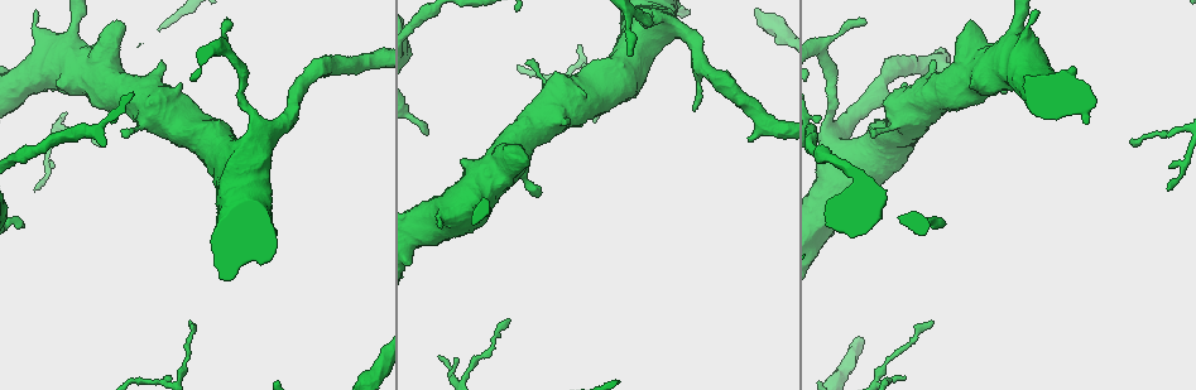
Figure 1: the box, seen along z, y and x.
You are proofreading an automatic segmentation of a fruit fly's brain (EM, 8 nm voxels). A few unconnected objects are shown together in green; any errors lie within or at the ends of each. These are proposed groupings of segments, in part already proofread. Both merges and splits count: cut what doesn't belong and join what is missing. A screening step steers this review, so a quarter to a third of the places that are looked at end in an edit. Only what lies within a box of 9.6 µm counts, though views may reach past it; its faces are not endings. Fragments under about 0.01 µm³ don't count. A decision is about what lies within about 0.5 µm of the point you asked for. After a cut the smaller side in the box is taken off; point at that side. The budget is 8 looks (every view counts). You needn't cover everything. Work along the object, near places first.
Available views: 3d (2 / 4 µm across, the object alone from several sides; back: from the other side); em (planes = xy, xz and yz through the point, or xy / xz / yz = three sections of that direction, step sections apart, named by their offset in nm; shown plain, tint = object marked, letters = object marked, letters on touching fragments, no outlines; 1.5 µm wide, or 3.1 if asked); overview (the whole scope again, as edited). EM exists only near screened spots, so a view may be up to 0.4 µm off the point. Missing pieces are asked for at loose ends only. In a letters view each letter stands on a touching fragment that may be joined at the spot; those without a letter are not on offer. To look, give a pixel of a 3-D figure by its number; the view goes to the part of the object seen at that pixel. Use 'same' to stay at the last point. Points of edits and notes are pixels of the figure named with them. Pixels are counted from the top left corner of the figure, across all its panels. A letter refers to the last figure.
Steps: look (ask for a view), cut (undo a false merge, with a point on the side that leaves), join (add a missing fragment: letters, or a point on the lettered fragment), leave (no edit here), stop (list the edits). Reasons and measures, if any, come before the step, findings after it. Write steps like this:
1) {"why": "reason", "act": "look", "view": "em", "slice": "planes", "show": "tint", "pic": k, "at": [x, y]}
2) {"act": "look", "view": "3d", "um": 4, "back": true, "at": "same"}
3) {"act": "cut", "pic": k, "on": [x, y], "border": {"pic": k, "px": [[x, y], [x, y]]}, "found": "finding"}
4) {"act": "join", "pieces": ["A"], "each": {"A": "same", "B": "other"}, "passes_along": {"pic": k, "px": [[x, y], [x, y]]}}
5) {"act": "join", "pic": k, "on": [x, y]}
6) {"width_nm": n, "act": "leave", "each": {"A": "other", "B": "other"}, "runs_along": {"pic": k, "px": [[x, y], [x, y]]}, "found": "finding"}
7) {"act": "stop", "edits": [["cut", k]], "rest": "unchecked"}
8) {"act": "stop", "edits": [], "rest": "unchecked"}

{"act": "look", "view": "em", "slice": "yz", "step": 4, "show": "letters", "pic": 1, "at": [1166, 188]}

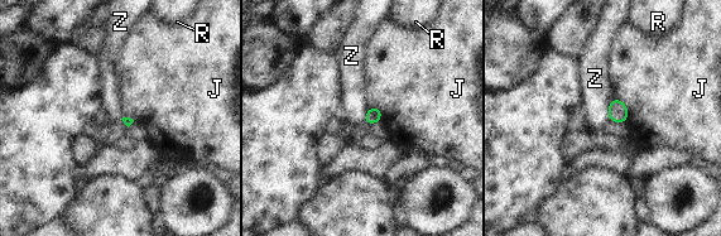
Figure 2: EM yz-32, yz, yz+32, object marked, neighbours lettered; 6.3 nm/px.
{"why": "another direction", "act": "look", "view": "em", "slice": "planes", "show": "letters", "at": "same"}

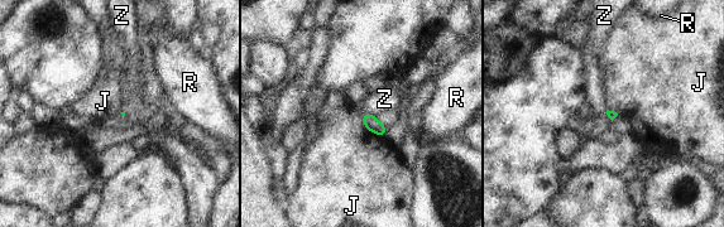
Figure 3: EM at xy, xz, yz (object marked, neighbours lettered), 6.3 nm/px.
{"act": "leave", "each": {"J": "other", "R": "other", "Z": "other"}, "border": {"pic": 3, "px": [[363, 111], [374, 115]]}, "found": "no lettered fragment goes on from it"}

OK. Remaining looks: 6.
{"act": "look", "view": "em", "slice": "planes", "show": "letters", "pic": 1, "at": [1007, 92]}

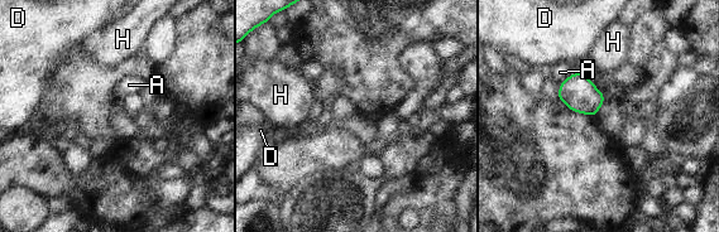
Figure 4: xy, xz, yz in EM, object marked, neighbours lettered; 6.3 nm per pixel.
{"act": "leave", "each": {"A": "other", "D": "other", "H": "other"}, "border": {"pic": 4, "px": [[579, 71], [570, 75], [560, 85]]}, "found": "none of them fits"}

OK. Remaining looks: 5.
{"why": "thin end", "act": "look", "view": "em", "slice": "planes", "show": "letters", "pic": 1, "at": [694, 110]}

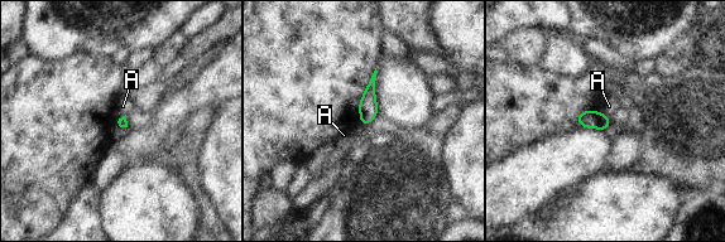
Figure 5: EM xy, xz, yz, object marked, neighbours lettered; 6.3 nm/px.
{"act": "leave", "each": {"A": "other"}, "border": {"pic": 5, "px": [[600, 112], [608, 117]]}, "found": "no lettered fragment goes on from it"}

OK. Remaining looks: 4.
{"act": "stop", "edits": [], "rest": "unchecked"}

